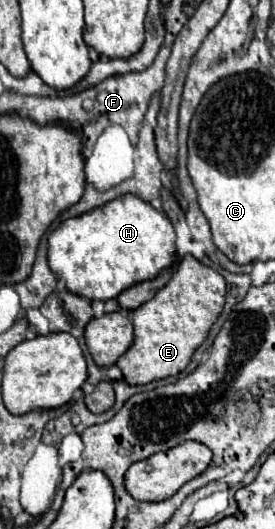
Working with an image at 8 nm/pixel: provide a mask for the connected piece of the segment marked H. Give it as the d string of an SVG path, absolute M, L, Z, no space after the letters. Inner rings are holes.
M124 195L120 199L106 203L106 207L98 207L94 211L88 211L86 215L68 219L60 223L60 227L48 237L50 269L58 279L66 281L70 293L82 295L90 301L116 299L124 289L140 281L156 279L164 269L170 269L174 263L176 263L176 231L170 219L136 195Z

